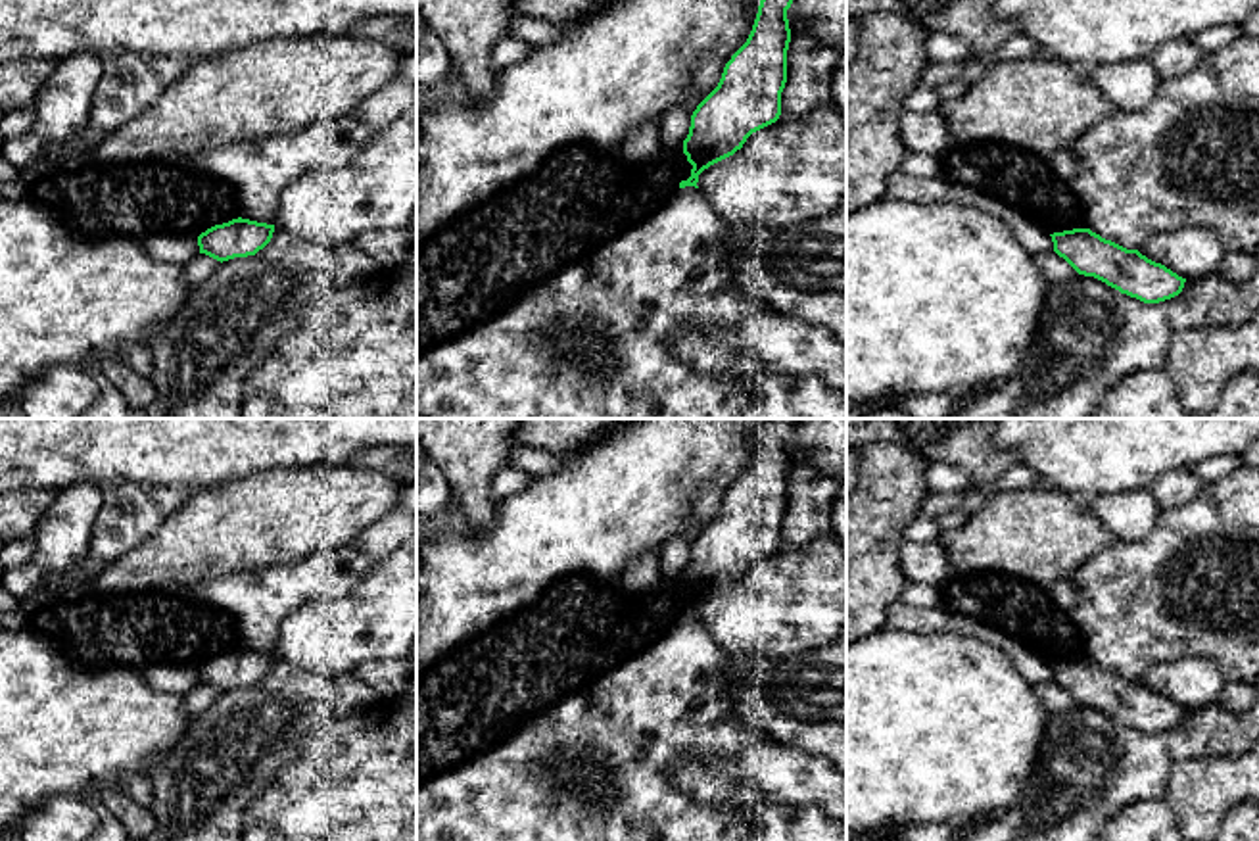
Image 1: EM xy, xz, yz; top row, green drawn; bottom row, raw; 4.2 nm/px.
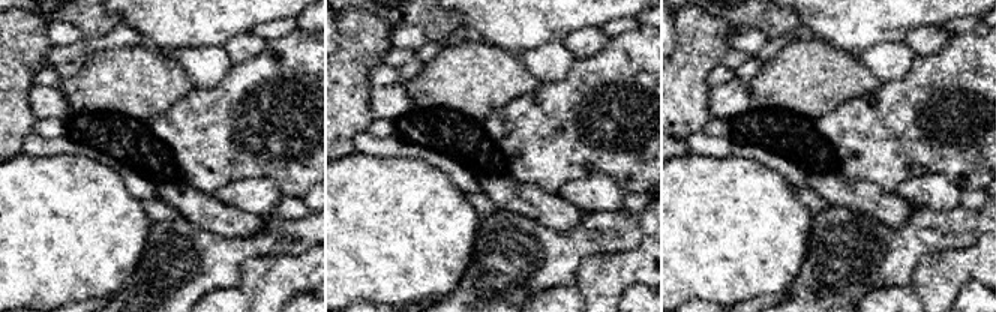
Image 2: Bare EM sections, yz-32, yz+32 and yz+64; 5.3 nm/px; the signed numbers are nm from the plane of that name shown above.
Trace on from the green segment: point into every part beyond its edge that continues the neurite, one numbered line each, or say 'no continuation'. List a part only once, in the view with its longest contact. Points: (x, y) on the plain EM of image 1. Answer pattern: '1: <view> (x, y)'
no continuation

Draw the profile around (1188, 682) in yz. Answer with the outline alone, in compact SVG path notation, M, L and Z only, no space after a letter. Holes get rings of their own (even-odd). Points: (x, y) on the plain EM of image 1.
M1205 657L1161 662L1152 666L1138 682L1182 709L1215 703L1226 684L1215 662Z

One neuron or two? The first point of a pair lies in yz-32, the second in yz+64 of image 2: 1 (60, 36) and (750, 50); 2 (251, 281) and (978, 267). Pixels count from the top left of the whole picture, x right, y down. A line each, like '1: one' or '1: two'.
1: one
2: one

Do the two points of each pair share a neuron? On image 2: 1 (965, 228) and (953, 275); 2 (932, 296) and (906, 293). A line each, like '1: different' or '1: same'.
1: different
2: different

